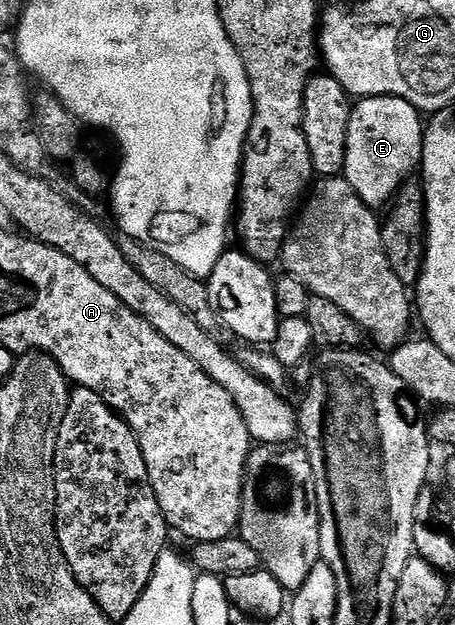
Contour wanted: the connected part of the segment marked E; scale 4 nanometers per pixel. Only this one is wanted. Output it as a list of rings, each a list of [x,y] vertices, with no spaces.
[[[374,95],[371,99],[359,99],[352,106],[343,175],[365,205],[386,208],[400,185],[412,178],[411,170],[420,166],[423,157],[424,130],[424,116],[401,97]]]

